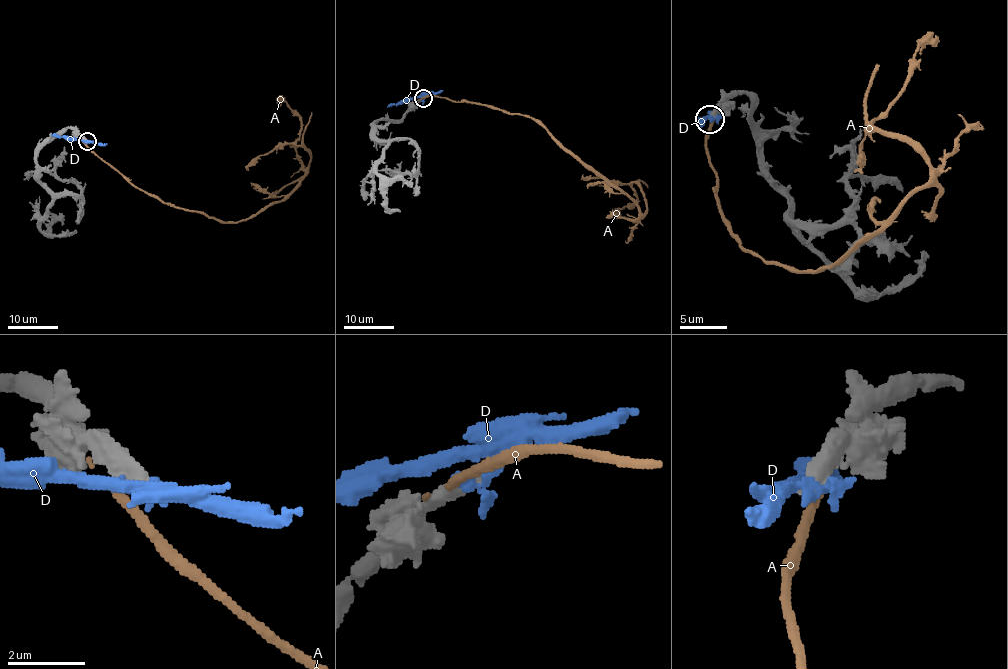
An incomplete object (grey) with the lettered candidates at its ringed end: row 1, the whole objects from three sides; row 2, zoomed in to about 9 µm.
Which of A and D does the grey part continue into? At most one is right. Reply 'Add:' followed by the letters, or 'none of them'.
Add: none of them

